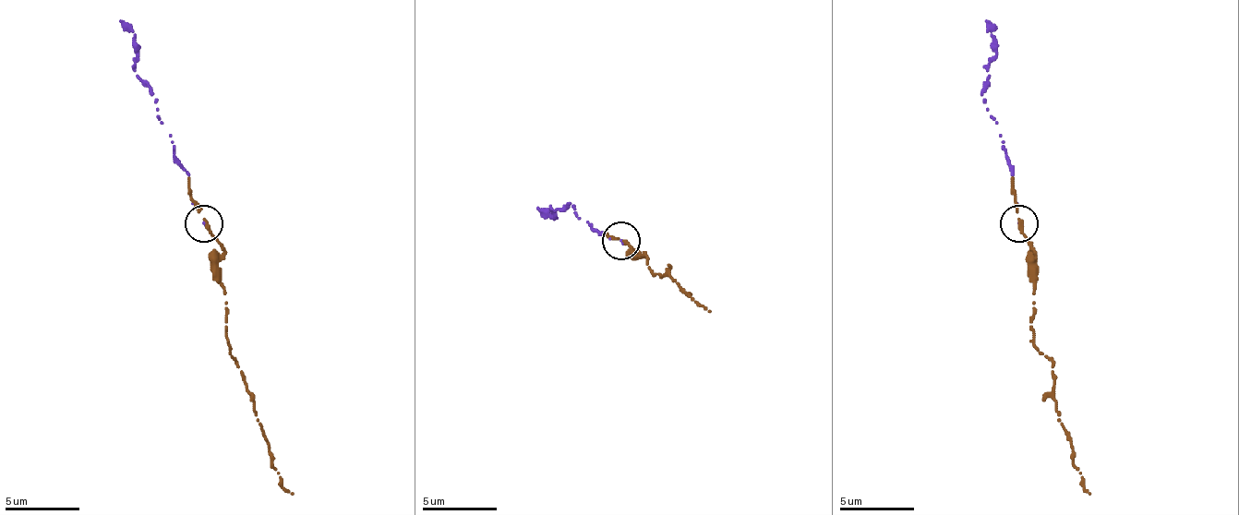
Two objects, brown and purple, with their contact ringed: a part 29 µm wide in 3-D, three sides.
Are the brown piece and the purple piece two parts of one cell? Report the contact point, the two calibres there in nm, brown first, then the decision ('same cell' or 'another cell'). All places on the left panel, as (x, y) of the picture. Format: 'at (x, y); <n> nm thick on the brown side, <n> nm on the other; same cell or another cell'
at (203, 223); 240 nm thick on the brown side, 100 nm on the other; same cell

